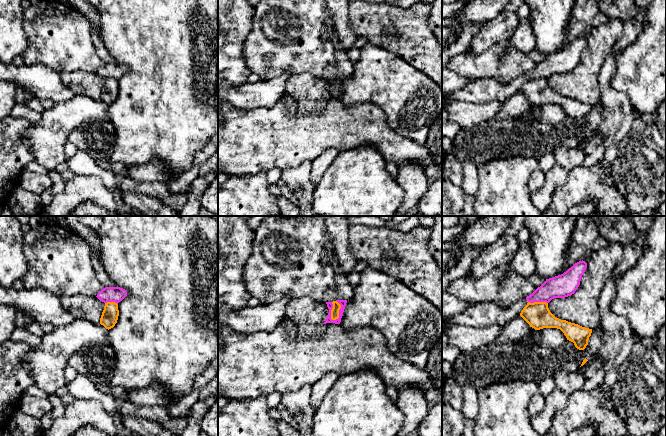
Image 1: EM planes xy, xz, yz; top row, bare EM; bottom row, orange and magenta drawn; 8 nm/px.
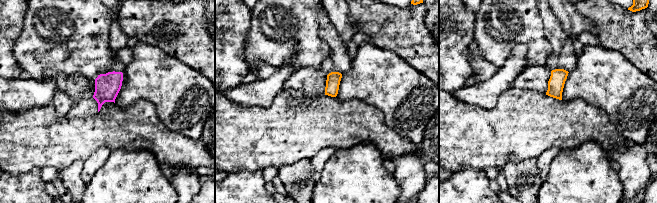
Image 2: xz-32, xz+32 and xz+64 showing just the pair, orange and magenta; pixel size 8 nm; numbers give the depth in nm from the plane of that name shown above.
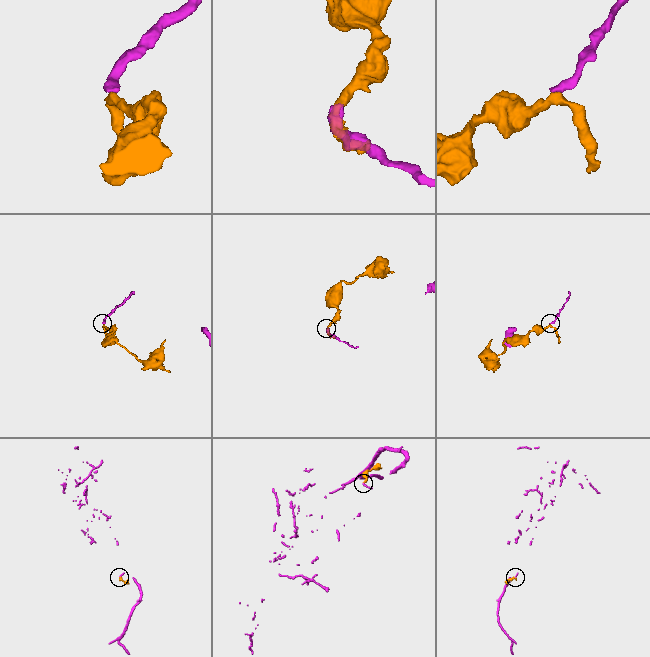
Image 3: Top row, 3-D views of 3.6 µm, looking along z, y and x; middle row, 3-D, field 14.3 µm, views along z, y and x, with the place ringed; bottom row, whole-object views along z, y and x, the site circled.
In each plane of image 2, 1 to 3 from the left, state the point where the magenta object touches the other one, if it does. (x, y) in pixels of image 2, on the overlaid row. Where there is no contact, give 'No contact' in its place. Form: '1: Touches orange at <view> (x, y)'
1: No contact
2: No contact
3: No contact

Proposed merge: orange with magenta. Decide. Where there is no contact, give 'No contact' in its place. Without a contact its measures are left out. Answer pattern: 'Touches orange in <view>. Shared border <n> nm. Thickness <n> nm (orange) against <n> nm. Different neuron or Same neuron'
Touches orange in xz. Shared border 170 nm. Thickness 60 nm (orange) against 50 nm. Different neuron

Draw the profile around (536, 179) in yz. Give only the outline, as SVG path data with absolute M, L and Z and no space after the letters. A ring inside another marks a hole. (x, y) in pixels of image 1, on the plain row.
M539 169L534 170L528 180L528 186L531 197L542 186L545 173Z

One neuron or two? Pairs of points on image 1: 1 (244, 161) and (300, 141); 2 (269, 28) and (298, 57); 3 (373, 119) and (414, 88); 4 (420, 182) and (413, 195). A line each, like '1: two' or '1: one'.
1: one
2: one
3: two
4: one

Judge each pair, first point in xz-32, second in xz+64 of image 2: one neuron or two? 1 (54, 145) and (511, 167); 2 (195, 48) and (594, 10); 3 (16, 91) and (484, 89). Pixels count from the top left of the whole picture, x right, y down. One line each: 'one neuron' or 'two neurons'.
1: two neurons
2: one neuron
3: one neuron

